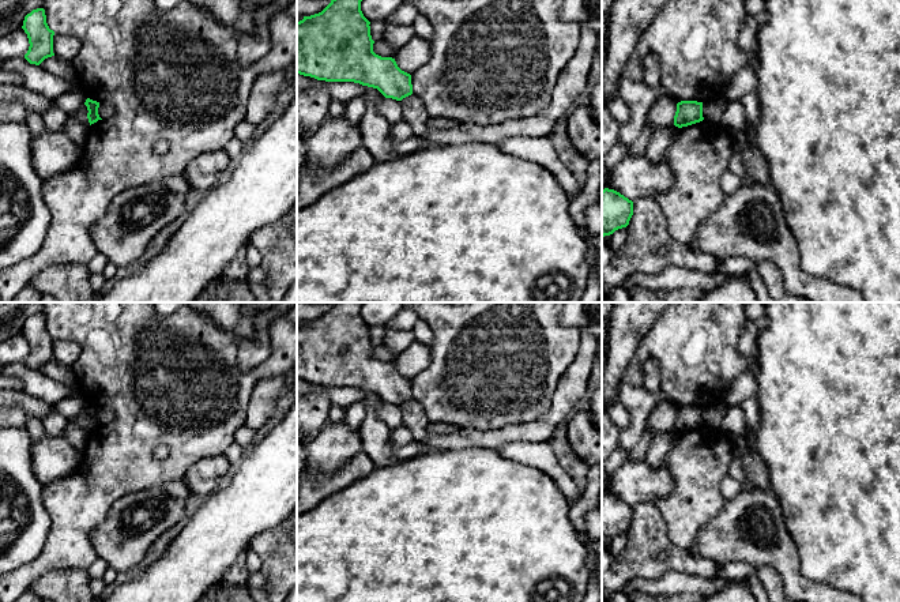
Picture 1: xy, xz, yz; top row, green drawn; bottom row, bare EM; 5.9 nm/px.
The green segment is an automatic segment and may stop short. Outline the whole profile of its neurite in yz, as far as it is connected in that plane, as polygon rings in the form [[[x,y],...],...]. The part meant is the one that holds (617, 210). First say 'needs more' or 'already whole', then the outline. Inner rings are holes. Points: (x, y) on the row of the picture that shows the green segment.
already whole | [[[614,189],[602,191],[602,240],[626,227],[633,215],[633,202]]]

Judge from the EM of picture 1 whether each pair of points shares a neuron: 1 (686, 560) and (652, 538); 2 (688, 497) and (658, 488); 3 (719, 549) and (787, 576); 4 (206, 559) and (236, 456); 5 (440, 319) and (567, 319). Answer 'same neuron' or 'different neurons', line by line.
1: same neuron
2: different neurons
3: same neuron
4: different neurons
5: different neurons

